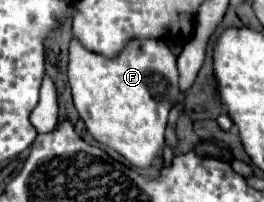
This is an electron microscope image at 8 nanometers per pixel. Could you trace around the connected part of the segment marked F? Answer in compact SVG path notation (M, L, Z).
M78 38L70 40L68 48L68 82L72 88L74 106L84 120L88 132L100 144L116 150L136 168L148 168L154 156L164 148L164 130L168 124L168 114L172 104L178 100L178 68L176 58L168 50L164 40L130 40L122 52L114 58L98 56L80 44Z

